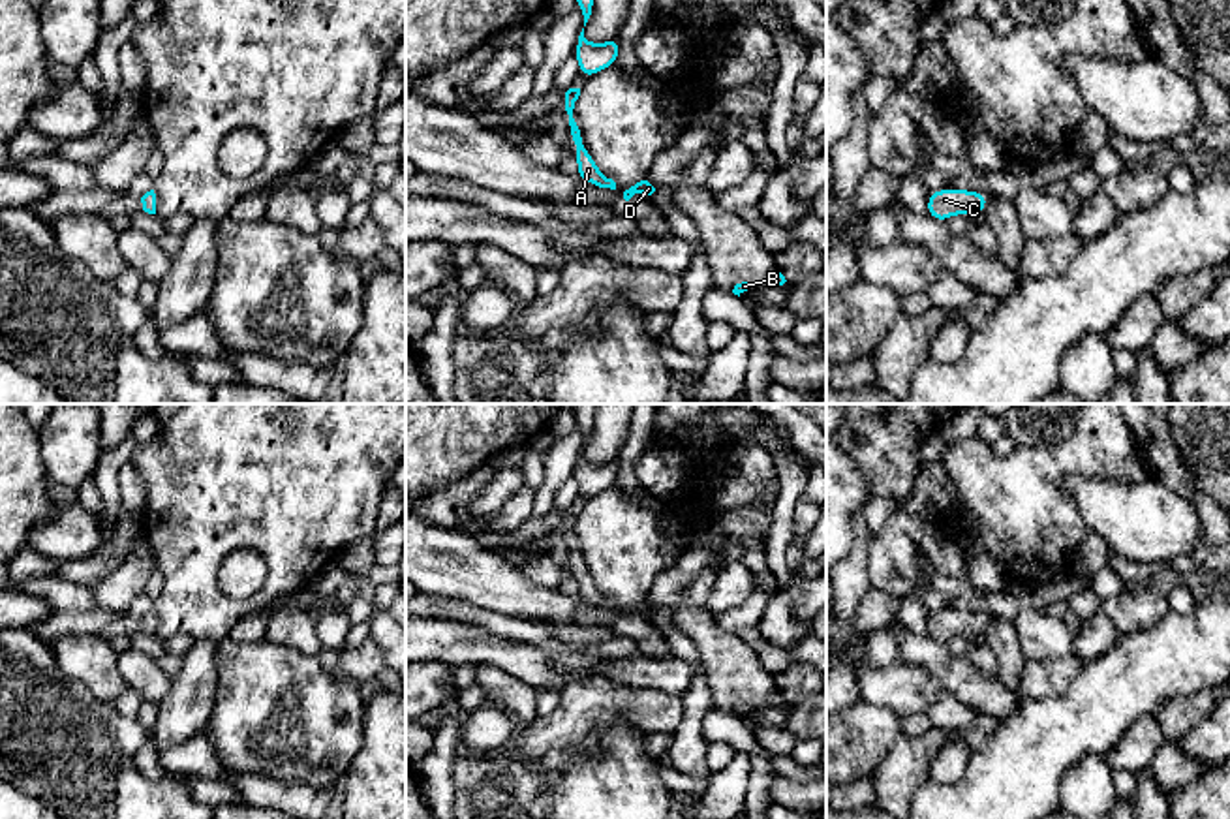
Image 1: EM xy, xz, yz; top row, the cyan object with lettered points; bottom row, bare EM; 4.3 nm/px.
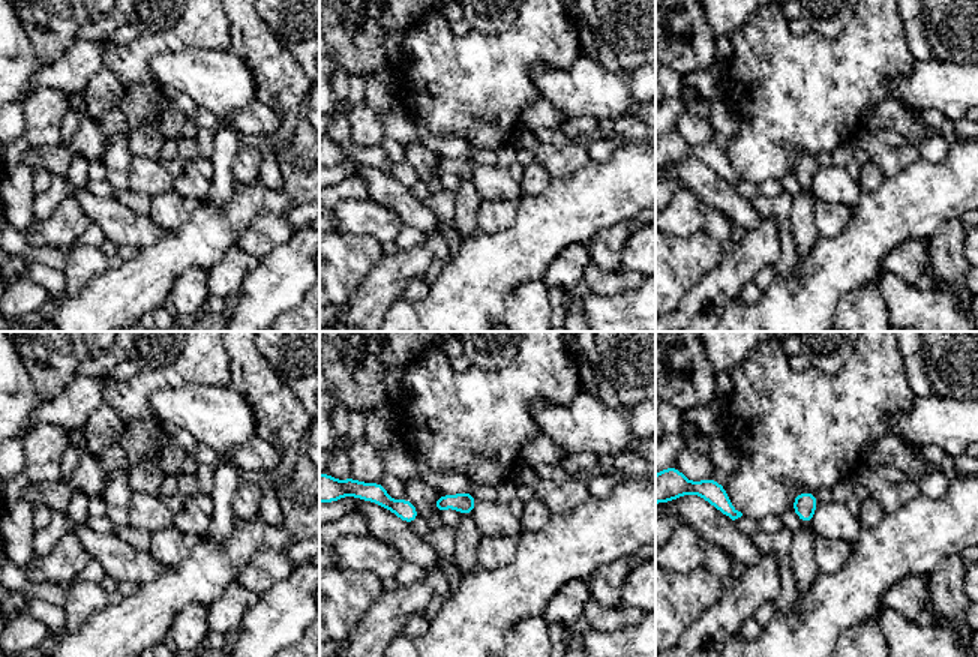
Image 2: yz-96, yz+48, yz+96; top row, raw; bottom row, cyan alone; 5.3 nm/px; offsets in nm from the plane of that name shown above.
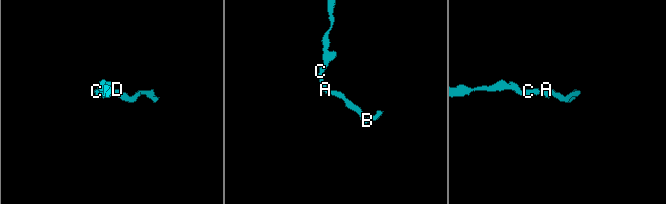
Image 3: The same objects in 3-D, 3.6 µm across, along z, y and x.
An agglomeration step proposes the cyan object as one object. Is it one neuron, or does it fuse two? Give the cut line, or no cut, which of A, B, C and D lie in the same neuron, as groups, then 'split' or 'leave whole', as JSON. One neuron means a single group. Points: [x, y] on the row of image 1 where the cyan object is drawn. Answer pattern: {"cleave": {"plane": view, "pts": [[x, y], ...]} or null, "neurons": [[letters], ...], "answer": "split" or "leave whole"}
{"cleave": null, "neurons": [["A", "B", "C", "D"]], "answer": "leave whole"}

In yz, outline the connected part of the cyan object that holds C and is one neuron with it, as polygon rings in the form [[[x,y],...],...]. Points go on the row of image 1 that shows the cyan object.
[[[939,190],[928,195],[928,216],[946,222],[952,214],[978,214],[988,205],[986,193],[971,190]]]

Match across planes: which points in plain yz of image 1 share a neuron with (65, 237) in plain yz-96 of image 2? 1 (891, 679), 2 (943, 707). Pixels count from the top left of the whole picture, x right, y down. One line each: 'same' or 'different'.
1: same
2: different

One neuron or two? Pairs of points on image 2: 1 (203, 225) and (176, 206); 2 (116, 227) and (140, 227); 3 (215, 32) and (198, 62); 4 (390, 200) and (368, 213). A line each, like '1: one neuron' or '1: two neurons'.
1: two neurons
2: one neuron
3: two neurons
4: two neurons

